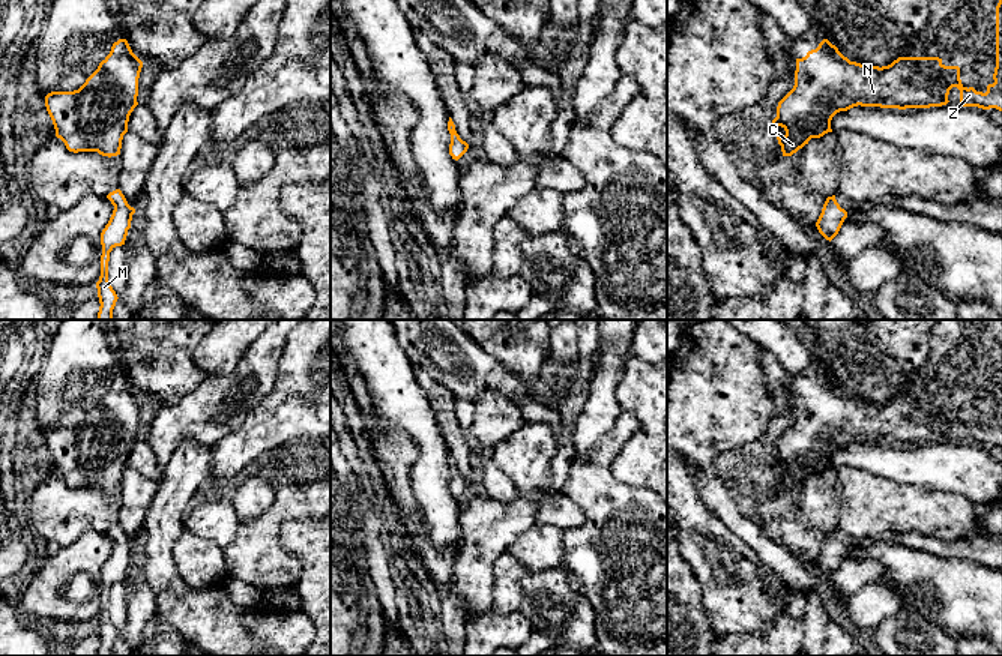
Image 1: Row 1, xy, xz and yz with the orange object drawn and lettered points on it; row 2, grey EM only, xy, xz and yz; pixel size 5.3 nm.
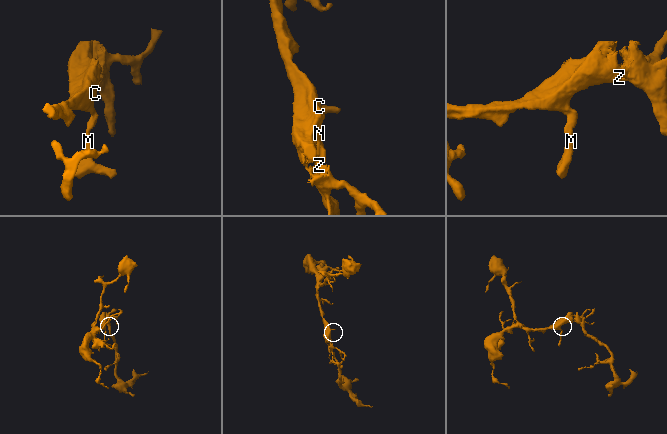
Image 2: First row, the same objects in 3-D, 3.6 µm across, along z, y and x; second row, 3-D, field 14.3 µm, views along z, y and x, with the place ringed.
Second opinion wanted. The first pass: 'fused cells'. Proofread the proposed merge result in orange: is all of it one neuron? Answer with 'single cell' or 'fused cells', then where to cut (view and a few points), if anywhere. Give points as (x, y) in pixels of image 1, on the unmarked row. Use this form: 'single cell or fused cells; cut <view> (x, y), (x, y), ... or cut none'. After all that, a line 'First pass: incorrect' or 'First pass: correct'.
single cell; cut none
First pass: incorrect

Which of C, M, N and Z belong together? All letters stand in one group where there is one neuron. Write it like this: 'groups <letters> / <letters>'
groups C M N Z

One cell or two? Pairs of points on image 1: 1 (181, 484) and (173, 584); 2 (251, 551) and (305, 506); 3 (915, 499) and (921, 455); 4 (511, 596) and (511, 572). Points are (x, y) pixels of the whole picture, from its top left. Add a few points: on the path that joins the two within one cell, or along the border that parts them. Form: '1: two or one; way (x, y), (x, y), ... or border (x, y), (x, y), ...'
1: one; way (169, 509), (162, 526), (162, 559)
2: one; way (262, 536), (290, 506)
3: two; border (882, 476), (891, 481), (926, 484), (951, 493)
4: one; way (511, 590), (511, 578)

